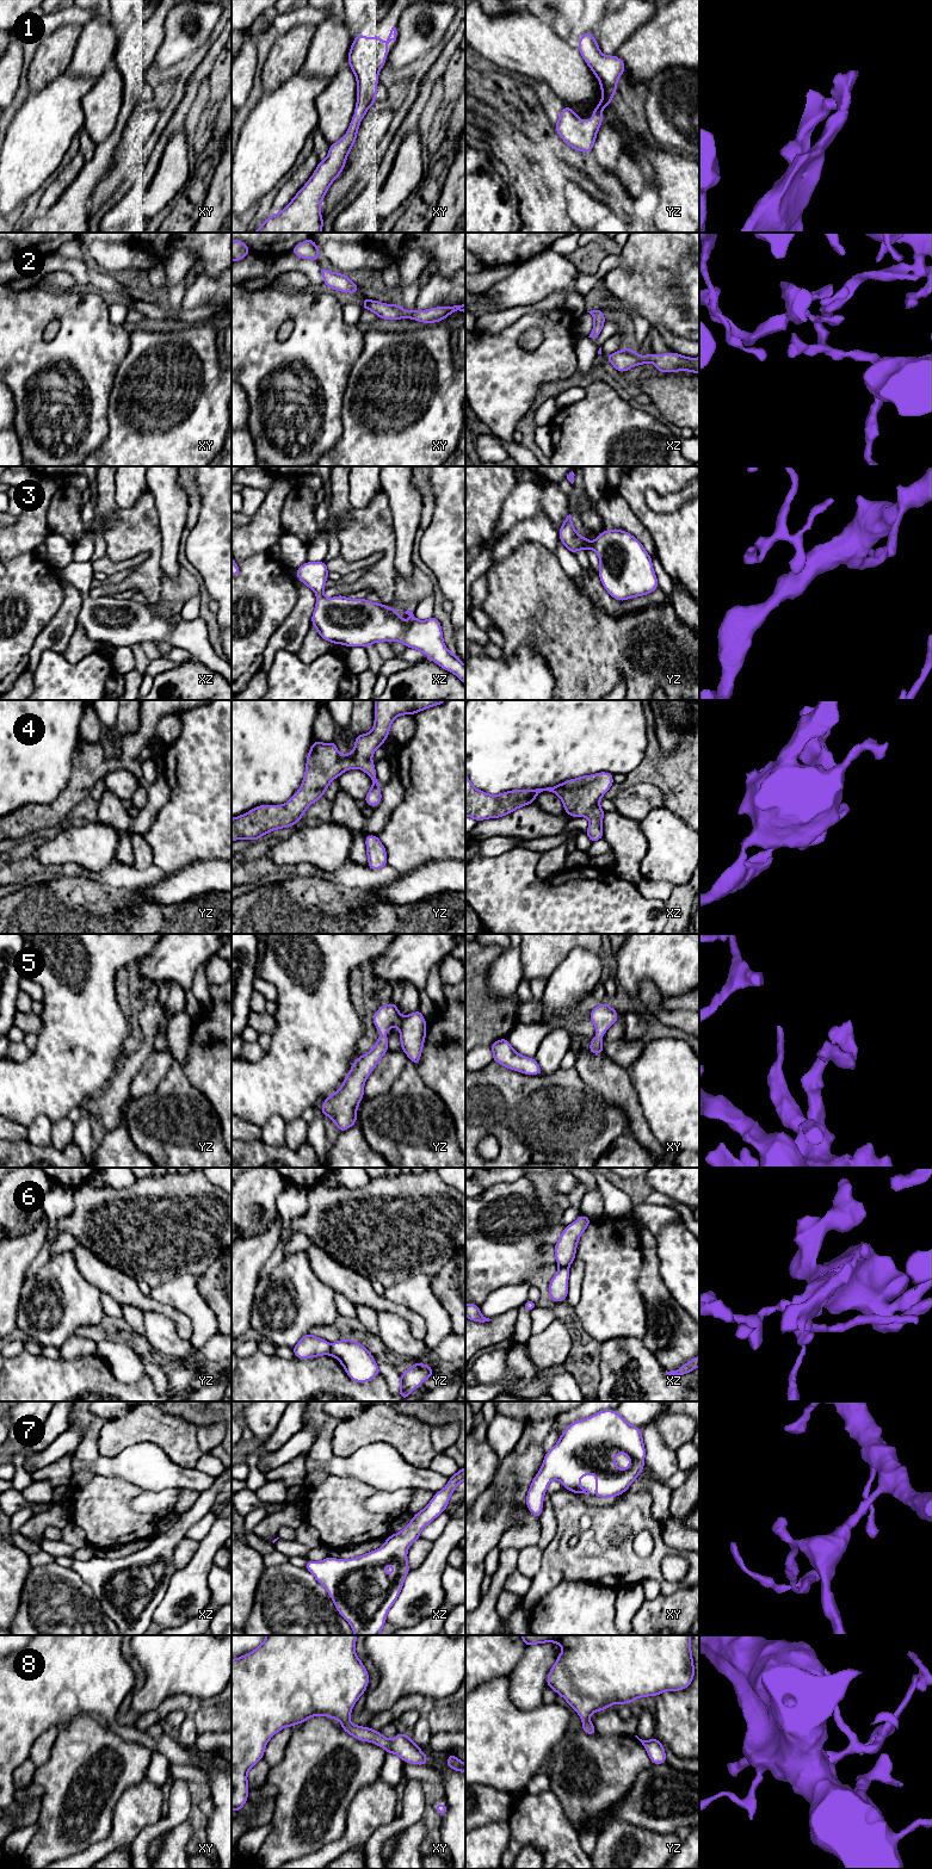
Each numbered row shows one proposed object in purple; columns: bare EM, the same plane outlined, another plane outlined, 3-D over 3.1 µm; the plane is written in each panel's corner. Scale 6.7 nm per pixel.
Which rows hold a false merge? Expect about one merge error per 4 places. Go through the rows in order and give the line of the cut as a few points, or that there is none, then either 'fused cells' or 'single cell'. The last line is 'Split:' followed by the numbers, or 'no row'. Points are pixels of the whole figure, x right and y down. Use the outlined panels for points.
1: no cut | single cell
2: no cut | single cell
3: no cut | single cell
4: no cut | single cell
5: no cut | single cell
6: yz (329, 1344), (331, 1354) | fused cells
7: no cut | single cell
8: no cut | single cell
Split: 6

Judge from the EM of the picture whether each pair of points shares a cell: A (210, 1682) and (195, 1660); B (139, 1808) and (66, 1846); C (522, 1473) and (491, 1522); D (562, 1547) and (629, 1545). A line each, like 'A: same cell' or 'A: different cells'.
A: same cell
B: different cells
C: same cell
D: same cell

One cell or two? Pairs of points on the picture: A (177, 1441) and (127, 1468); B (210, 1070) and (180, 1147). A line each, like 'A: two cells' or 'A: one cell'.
A: two cells
B: two cells

